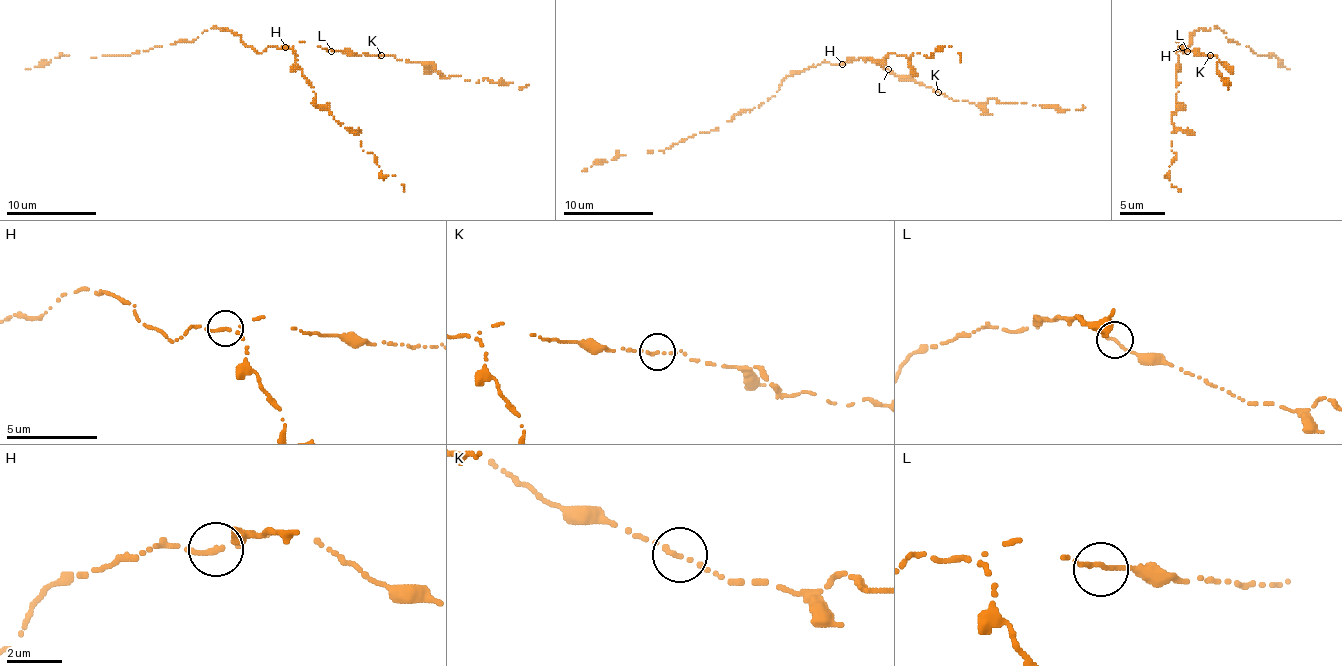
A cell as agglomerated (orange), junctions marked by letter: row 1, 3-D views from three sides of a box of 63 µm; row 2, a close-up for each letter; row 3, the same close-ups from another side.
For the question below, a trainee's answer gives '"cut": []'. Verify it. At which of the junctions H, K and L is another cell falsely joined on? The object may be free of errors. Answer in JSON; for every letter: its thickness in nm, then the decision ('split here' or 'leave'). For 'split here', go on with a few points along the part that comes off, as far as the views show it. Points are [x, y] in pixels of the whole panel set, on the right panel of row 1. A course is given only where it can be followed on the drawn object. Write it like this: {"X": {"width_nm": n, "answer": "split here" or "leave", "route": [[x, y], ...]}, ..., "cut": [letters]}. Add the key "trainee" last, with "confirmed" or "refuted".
{"H": {"width_nm": 240, "answer": "split here", "route": [[1183, 46], [1176, 53], [1178, 110], [1172, 123], [1176, 130], [1172, 132], [1176, 159], [1165, 175], [1181, 191]]}, "K": {"width_nm": 240, "answer": "leave"}, "L": {"width_nm": 220, "answer": "leave"}, "cut": ["H"], "trainee": "refuted"}

